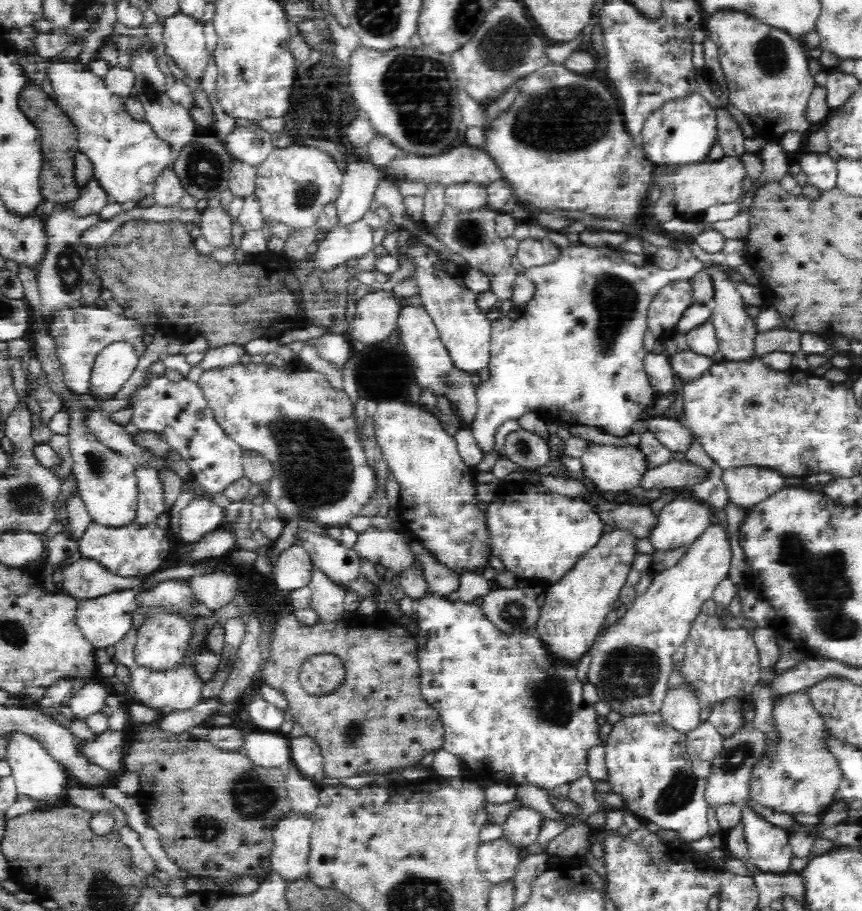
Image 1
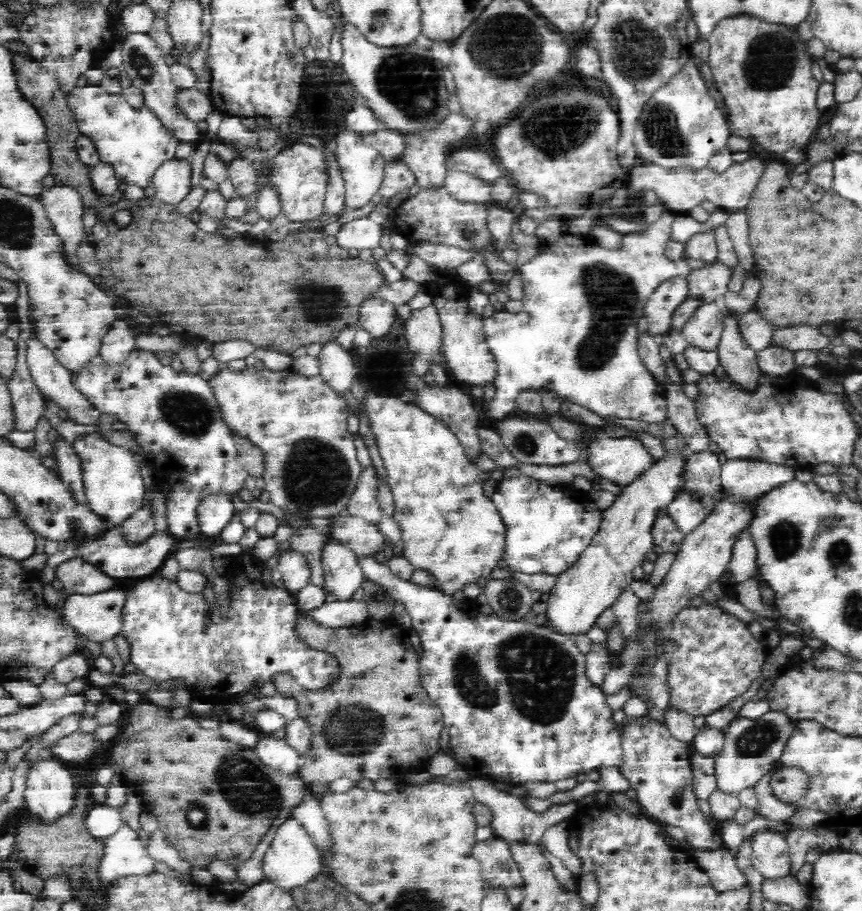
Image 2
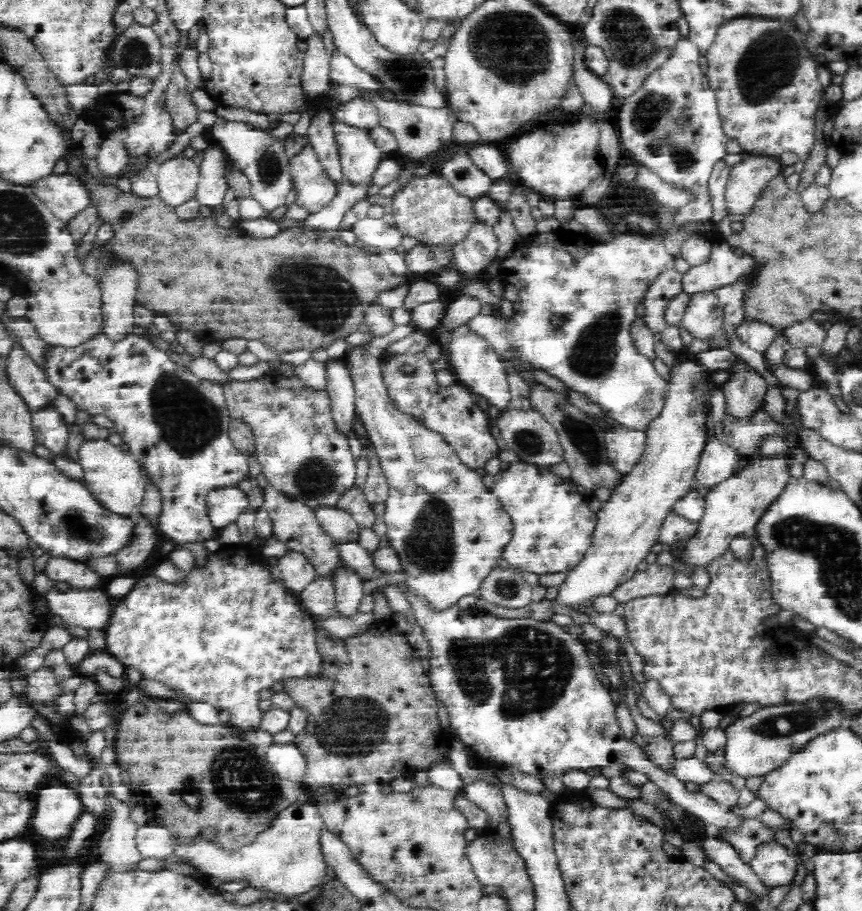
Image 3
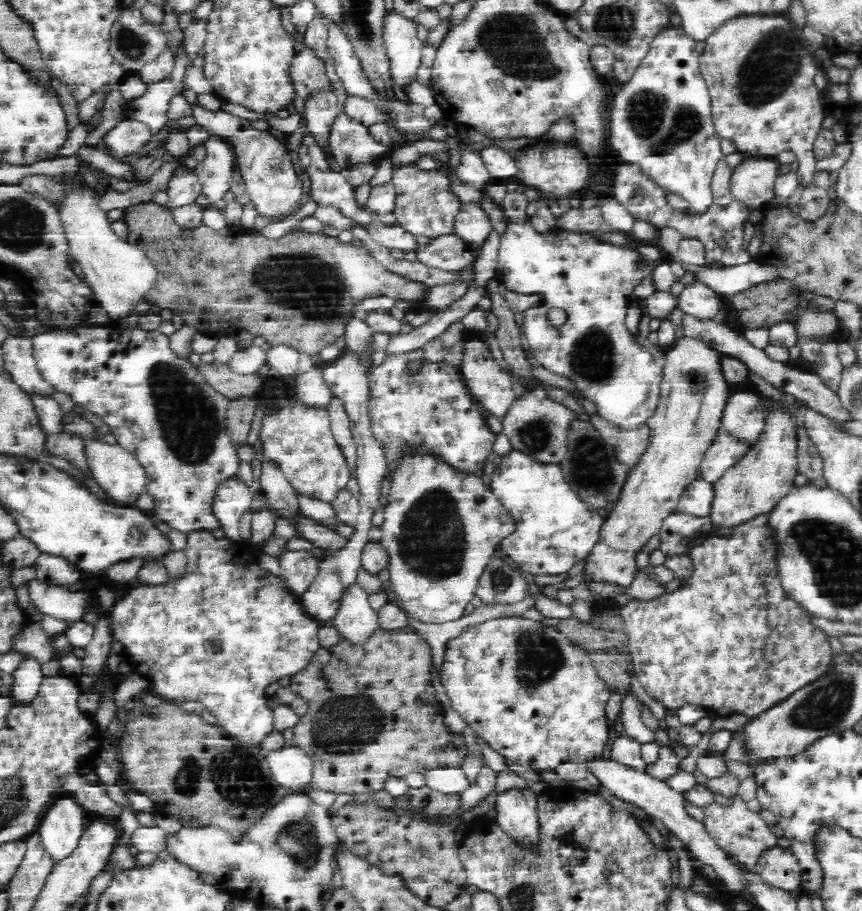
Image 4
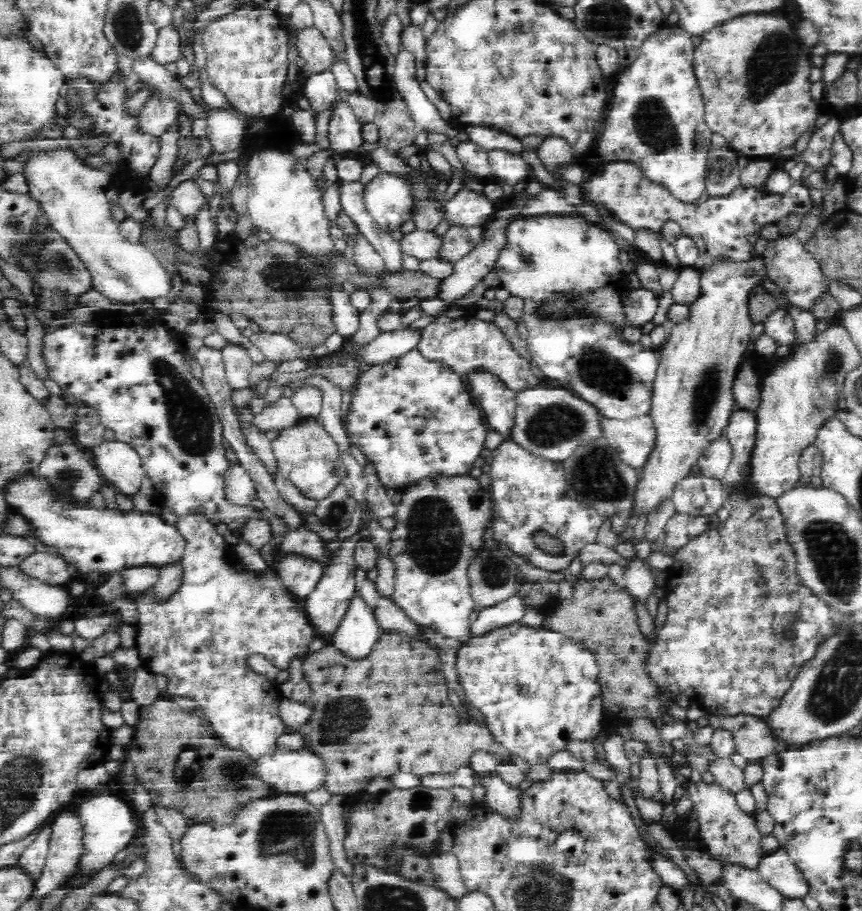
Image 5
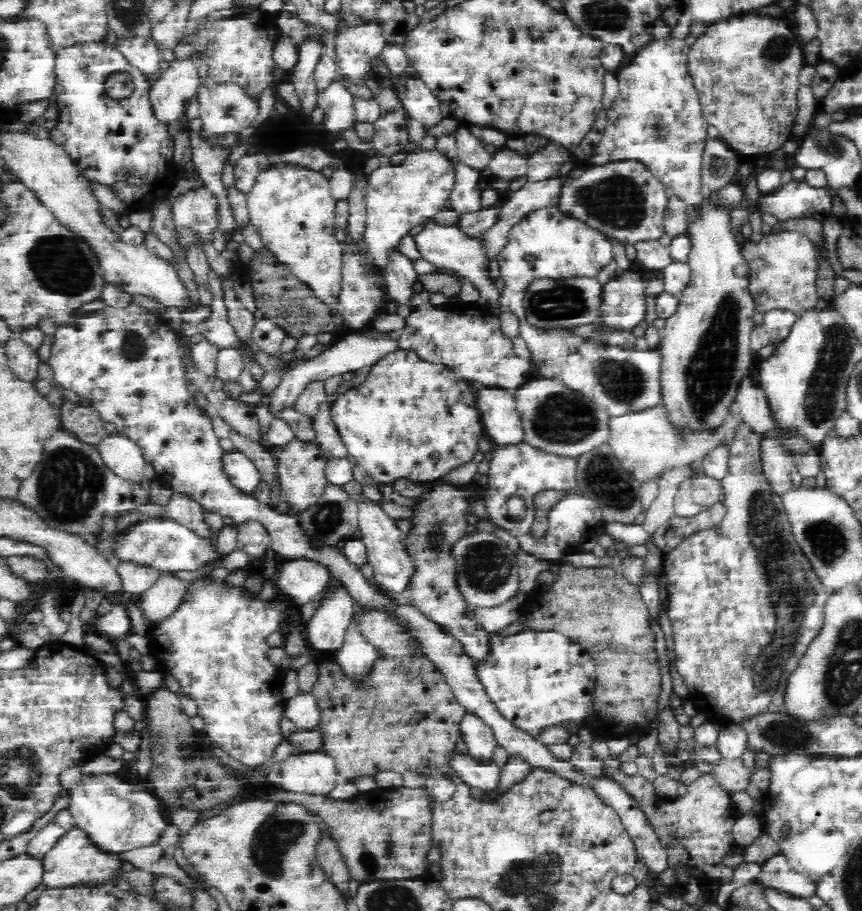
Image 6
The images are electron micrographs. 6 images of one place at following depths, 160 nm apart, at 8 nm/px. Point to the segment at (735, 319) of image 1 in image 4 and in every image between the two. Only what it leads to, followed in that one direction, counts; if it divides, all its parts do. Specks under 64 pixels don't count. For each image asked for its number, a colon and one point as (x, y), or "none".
2: (739, 361)
3: (744, 390)
4: (743, 418)

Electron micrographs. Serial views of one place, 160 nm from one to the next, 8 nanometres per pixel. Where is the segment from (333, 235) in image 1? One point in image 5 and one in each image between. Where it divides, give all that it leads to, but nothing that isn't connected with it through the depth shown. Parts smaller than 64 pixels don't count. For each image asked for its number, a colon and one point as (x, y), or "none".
2: (363, 233)
3: (374, 232)
4: (394, 236)
5: (422, 244)

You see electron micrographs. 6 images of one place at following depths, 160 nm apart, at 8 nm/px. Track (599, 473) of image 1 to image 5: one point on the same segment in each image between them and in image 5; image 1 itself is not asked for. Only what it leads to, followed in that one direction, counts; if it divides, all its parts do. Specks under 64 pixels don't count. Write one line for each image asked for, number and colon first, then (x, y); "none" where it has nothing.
2: (619, 460)
3: (624, 447)
4: (629, 445)
5: (634, 439)

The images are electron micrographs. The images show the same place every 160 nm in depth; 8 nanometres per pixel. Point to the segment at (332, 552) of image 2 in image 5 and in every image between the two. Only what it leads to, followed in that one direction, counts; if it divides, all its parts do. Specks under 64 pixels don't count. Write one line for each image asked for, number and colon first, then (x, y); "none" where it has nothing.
3: (349, 587)
4: (355, 620)
5: (358, 632)

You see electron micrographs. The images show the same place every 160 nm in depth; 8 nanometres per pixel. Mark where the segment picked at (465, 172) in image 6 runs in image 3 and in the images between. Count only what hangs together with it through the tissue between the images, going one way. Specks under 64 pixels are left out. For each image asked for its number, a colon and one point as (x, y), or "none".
3: (478, 248)
4: (472, 224)
5: (467, 207)

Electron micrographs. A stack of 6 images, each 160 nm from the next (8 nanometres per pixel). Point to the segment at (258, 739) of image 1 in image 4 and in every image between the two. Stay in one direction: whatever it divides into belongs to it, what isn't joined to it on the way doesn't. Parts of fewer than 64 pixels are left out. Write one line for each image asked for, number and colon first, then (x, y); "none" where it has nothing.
2: (276, 753)
3: (289, 764)
4: (291, 768)

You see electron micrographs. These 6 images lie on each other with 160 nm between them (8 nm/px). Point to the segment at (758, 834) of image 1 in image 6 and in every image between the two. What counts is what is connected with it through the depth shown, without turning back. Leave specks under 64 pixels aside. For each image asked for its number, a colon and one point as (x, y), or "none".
2: (770, 856)
3: (776, 865)
4: (777, 867)
5: (776, 869)
6: (777, 874)

